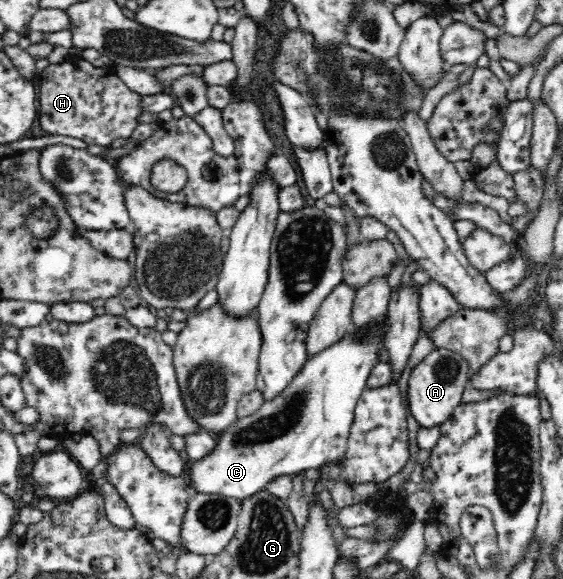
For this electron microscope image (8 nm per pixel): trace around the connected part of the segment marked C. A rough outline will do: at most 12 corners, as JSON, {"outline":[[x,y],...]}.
{"outline":[[387,315],[307,355],[256,414],[189,461],[242,501],[338,461]]}

